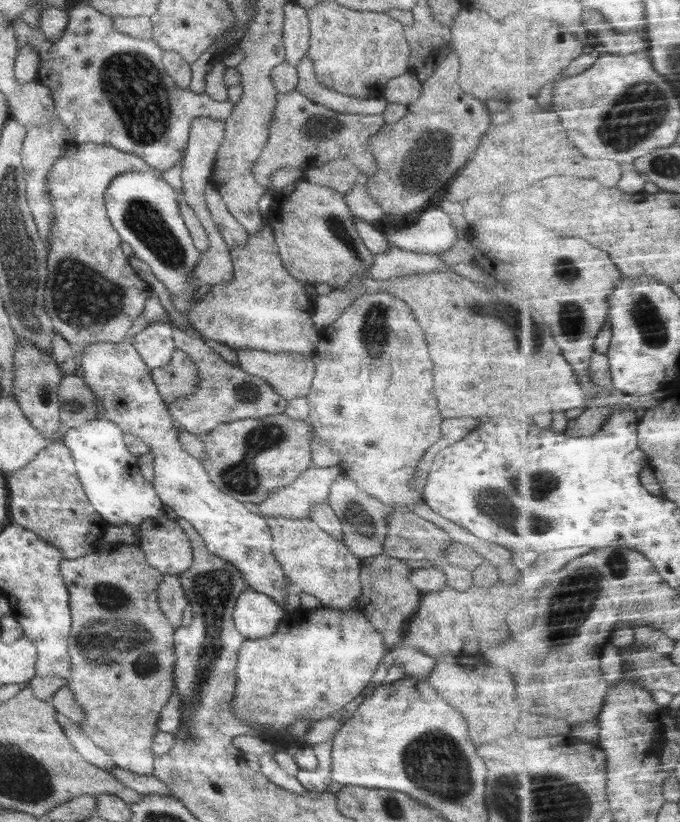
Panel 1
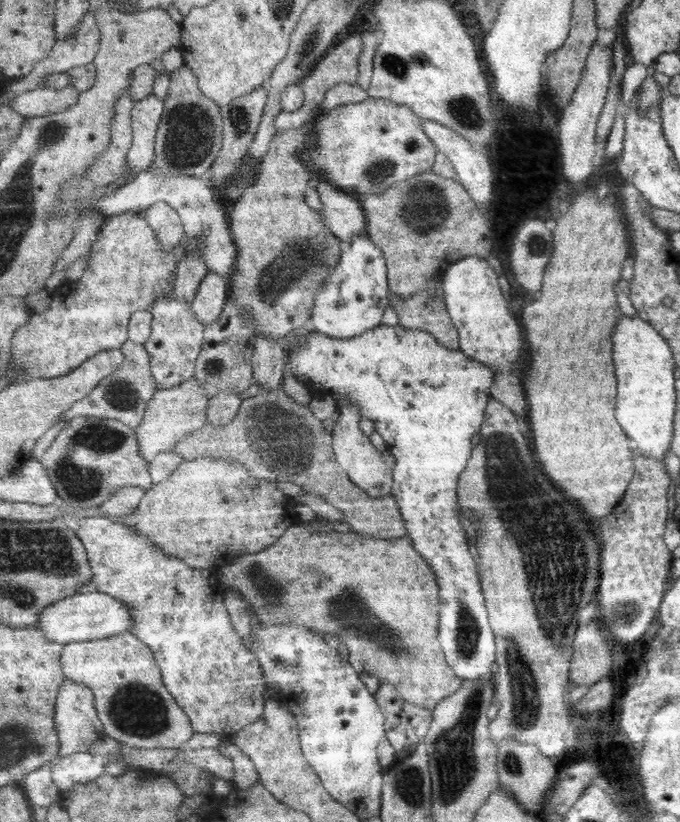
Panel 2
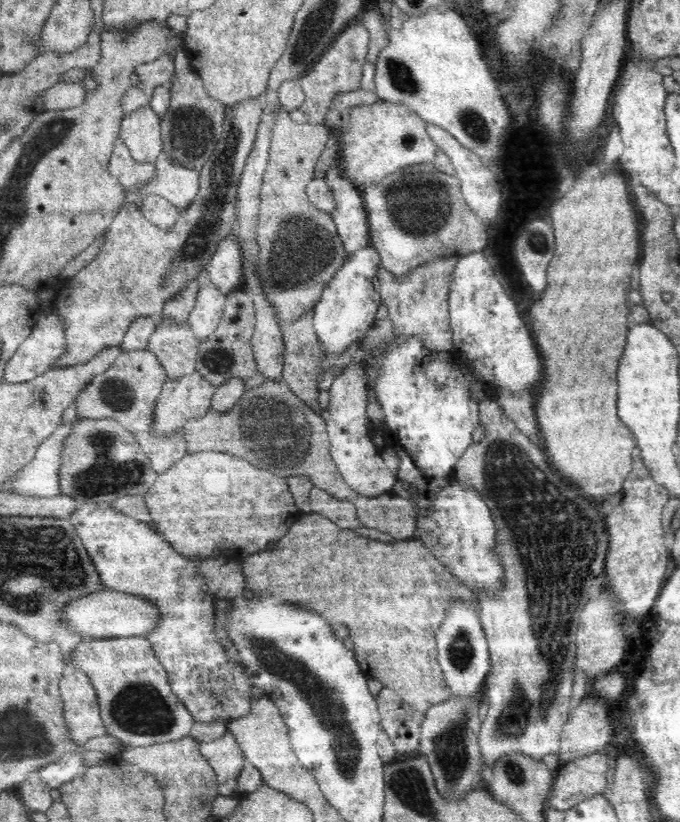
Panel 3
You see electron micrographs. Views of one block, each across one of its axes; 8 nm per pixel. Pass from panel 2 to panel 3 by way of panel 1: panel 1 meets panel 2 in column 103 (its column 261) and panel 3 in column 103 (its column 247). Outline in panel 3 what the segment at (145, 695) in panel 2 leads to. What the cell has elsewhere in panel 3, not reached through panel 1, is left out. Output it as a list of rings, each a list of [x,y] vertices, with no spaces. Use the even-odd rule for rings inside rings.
[[[146,637],[92,639],[82,642],[70,657],[92,682],[97,692],[106,734],[130,746],[152,746],[188,736],[192,713],[171,690],[167,671]]]

